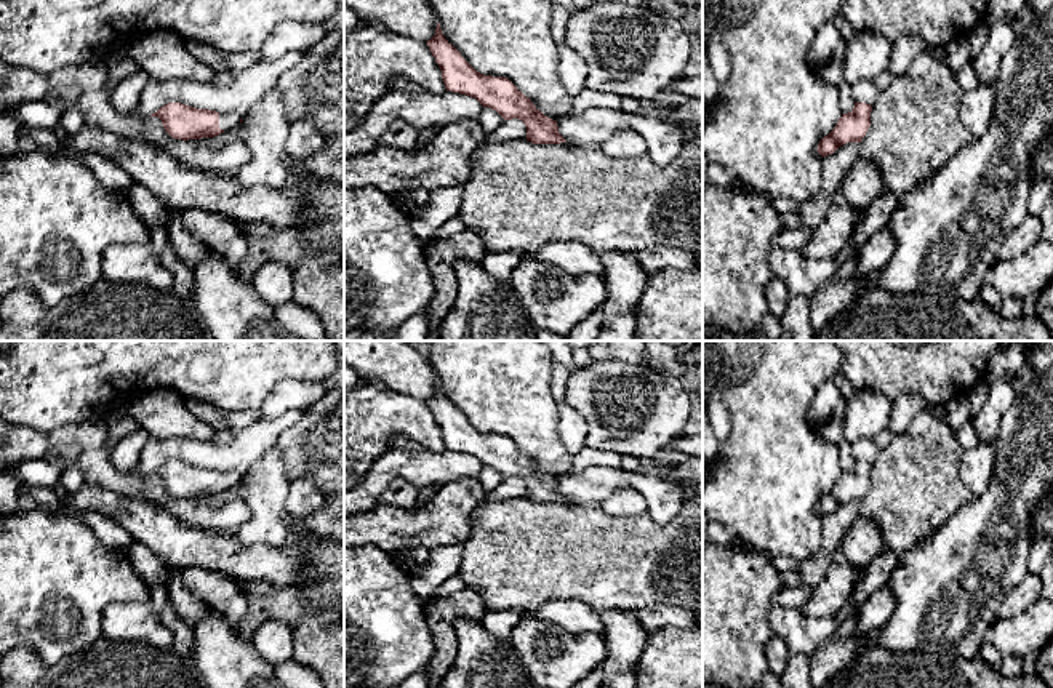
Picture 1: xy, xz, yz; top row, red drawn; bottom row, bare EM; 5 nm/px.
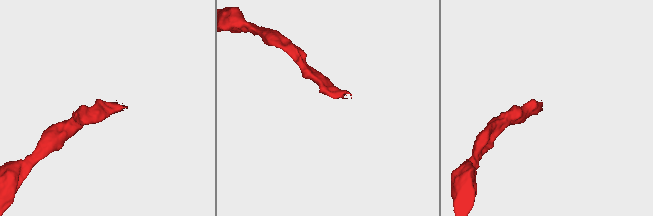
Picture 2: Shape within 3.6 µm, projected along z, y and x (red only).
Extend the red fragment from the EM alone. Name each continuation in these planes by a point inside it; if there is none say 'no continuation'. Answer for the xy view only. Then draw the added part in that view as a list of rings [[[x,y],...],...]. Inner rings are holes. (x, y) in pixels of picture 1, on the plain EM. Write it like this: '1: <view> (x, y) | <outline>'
1: xy (226, 479) | [[[219,472],[219,486],[227,490],[240,482],[240,475],[237,472]]]

